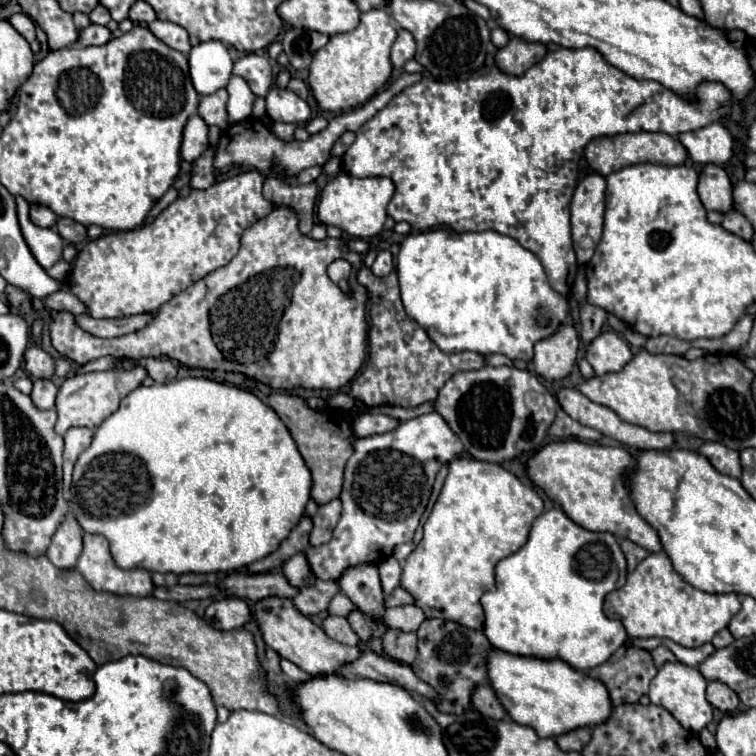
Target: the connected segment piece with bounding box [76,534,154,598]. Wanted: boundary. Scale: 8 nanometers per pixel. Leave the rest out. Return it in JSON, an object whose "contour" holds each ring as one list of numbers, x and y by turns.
{"contour":[[84,534,84,550,82,550,82,556,78,558,76,570,86,578,86,582,96,592,110,592,110,594,118,594,118,596,144,598,144,596,152,596,152,590,154,590,154,582,152,582,152,576,150,576,148,570,142,570,142,568,122,570,122,568,116,566,116,562,110,556,108,540,104,536]]}

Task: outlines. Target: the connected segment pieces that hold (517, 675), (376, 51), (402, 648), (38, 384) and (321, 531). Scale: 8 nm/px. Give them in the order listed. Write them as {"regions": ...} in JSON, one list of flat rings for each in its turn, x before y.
{"regions":[[[494,648,486,656,486,670,490,686,506,714,522,726,532,726,540,736,556,738,568,730,576,730,576,726,596,726,596,722,604,722,604,718,608,718,608,710,612,710,604,684,560,658,542,660]],[[370,10,362,14,356,30,332,36,328,44,314,54,310,64,308,84,318,106,328,112,340,112,356,108,380,92,392,74,390,48,396,36,396,28,386,10]],[[386,630,382,638,384,652,400,662,400,664,414,664,416,660,416,634,414,632,400,632,400,630]],[[34,380,34,390,30,394,30,398,34,400,34,404,42,410,50,410,54,408,54,402,56,402,56,384,52,380]],[[338,498,318,508,318,512,312,516,314,528,310,532,310,546,326,544,332,538,332,530,340,518,340,510,342,510,342,506,340,506]]]}

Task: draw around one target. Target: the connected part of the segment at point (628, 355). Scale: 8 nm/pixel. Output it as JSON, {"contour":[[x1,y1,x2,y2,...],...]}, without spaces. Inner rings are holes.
{"contour":[[604,332,588,346,586,360,598,376,604,376,608,372,620,372,632,360,632,350,624,338]]}

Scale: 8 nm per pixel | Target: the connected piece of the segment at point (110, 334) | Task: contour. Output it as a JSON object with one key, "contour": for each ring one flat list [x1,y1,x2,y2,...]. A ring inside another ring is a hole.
{"contour":[[88,314,74,316,76,326,80,326,82,330,86,330,88,334,98,336,98,338,116,338,116,336,136,332,136,330,144,328,150,320,152,320,152,314,136,314,136,316,128,316,128,318,114,318,114,320,106,320,106,318,94,320]]}

